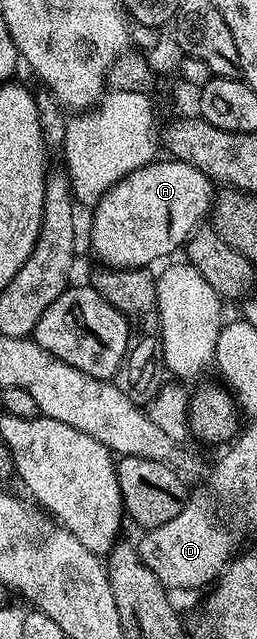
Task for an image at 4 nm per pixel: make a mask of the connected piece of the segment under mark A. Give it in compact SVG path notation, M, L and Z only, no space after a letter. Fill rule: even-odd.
M158 158L152 164L127 174L92 209L89 244L102 265L110 268L144 268L180 249L206 223L215 199L215 184L207 174L182 160Z

